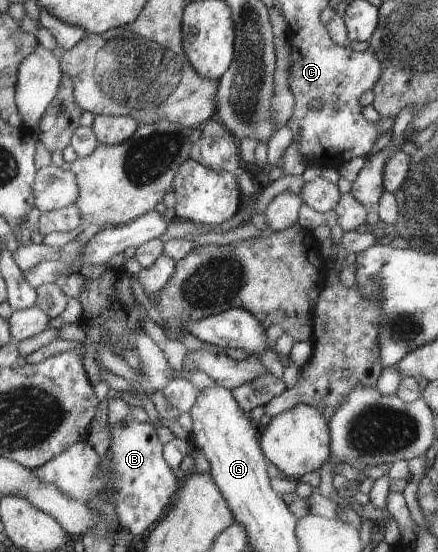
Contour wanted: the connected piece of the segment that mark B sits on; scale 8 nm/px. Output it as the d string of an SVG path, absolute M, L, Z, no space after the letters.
M131 415L131 418L116 423L111 429L110 451L106 455L98 455L96 451L86 442L80 441L69 450L65 450L62 454L56 455L50 459L43 467L35 470L36 475L56 487L56 489L70 495L72 499L78 499L84 503L96 501L96 499L106 499L110 497L118 521L121 527L126 527L133 536L142 535L145 531L152 528L154 523L161 520L164 516L166 507L172 503L174 492L179 490L180 481L176 479L176 475L172 473L163 457L163 445L156 434L156 427L151 423L142 423L138 415Z

